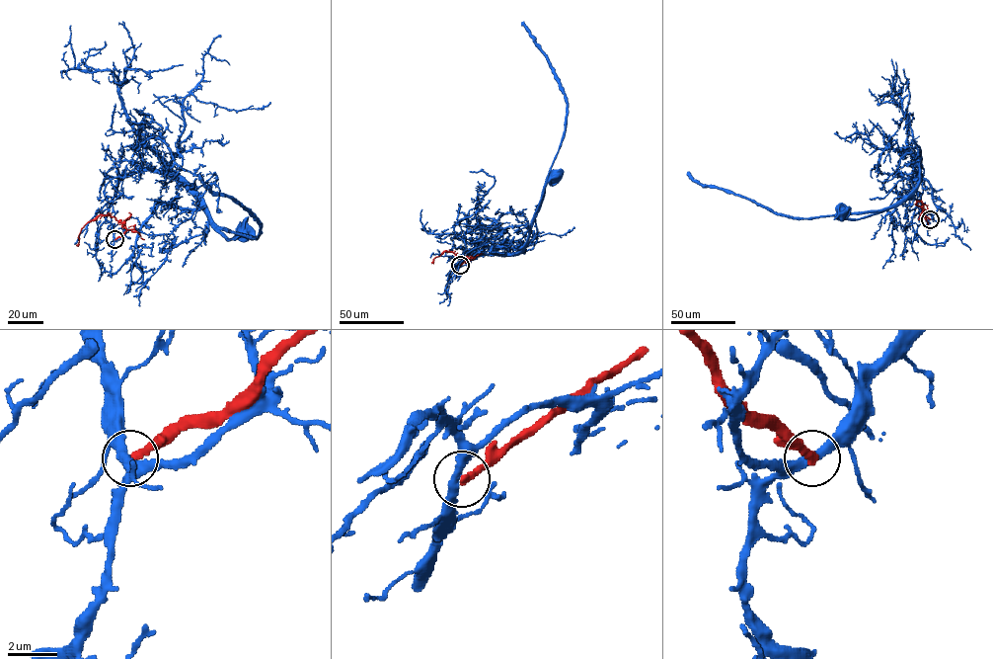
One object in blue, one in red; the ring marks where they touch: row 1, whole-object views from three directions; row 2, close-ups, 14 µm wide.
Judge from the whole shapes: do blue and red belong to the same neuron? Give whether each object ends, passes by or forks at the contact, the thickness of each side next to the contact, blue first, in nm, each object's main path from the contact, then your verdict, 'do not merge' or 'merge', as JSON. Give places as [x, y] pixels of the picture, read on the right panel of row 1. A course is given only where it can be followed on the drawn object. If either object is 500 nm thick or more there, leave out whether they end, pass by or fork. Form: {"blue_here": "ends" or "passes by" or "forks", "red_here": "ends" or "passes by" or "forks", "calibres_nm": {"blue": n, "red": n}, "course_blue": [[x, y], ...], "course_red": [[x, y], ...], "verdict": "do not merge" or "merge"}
{"blue_here": "passes by", "red_here": "ends", "calibres_nm": {"blue": 380, "red": 300}, "course_blue": [[930, 219], [937, 206], [930, 184], [918, 175], [919, 169], [918, 187], [895, 203], [859, 218], [839, 214]], "course_red": [[930, 219], [923, 212], [922, 203], [917, 201], [928, 224]], "verdict": "do not merge"}

